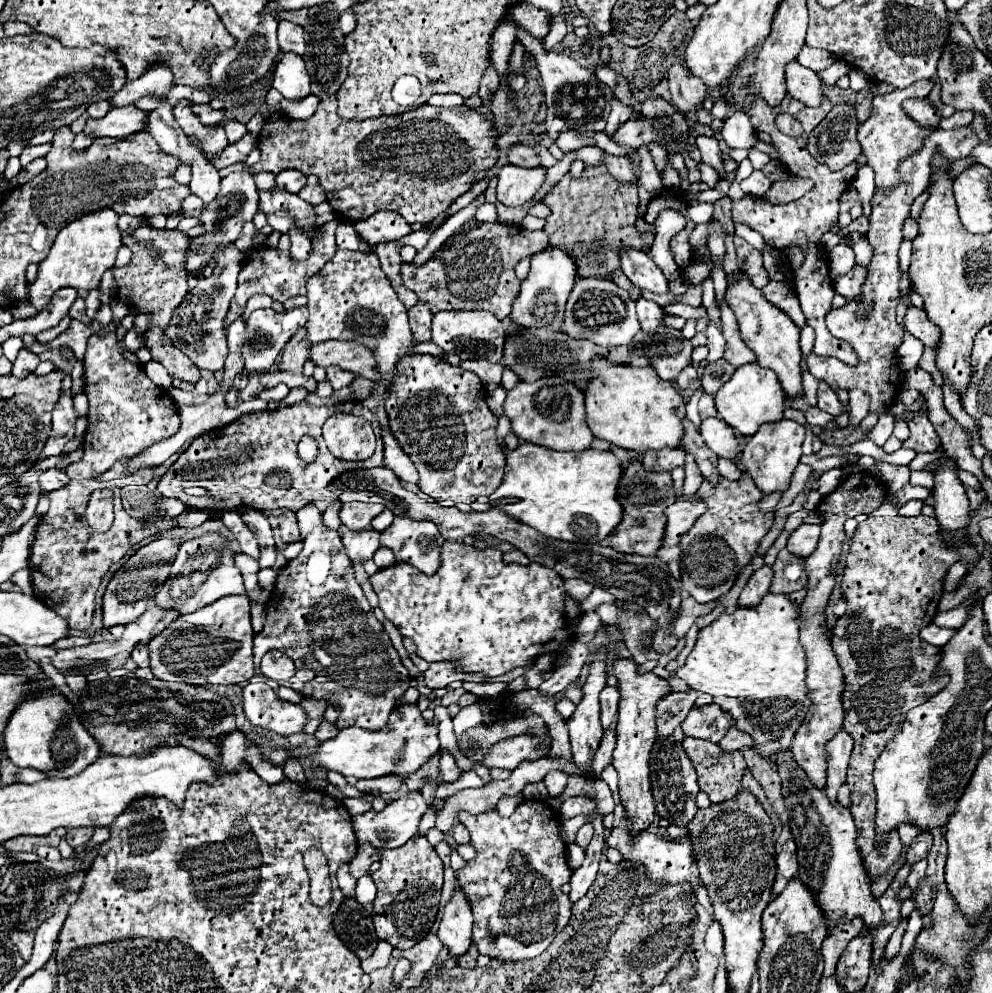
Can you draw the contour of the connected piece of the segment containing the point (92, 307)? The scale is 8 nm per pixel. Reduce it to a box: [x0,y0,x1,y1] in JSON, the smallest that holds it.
[86,289,100,321]

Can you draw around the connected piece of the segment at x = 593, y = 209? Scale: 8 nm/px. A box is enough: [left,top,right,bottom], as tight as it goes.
[544,165,652,277]

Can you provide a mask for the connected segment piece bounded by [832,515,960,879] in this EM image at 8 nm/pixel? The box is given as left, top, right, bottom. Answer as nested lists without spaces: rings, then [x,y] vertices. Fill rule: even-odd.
[[[868,515],[850,539],[840,587],[848,609],[832,629],[832,647],[846,679],[842,693],[844,731],[854,739],[848,767],[850,811],[858,827],[864,865],[872,879],[884,875],[902,851],[898,833],[888,835],[888,845],[882,851],[876,851],[874,845],[874,761],[902,729],[906,713],[948,685],[946,675],[936,675],[942,649],[922,641],[918,633],[936,617],[944,575],[956,561],[960,561],[960,553],[942,543],[936,519],[926,515],[902,519]]]

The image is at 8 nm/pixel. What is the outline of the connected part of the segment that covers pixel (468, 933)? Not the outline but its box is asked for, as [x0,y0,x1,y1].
[438,889,472,957]

